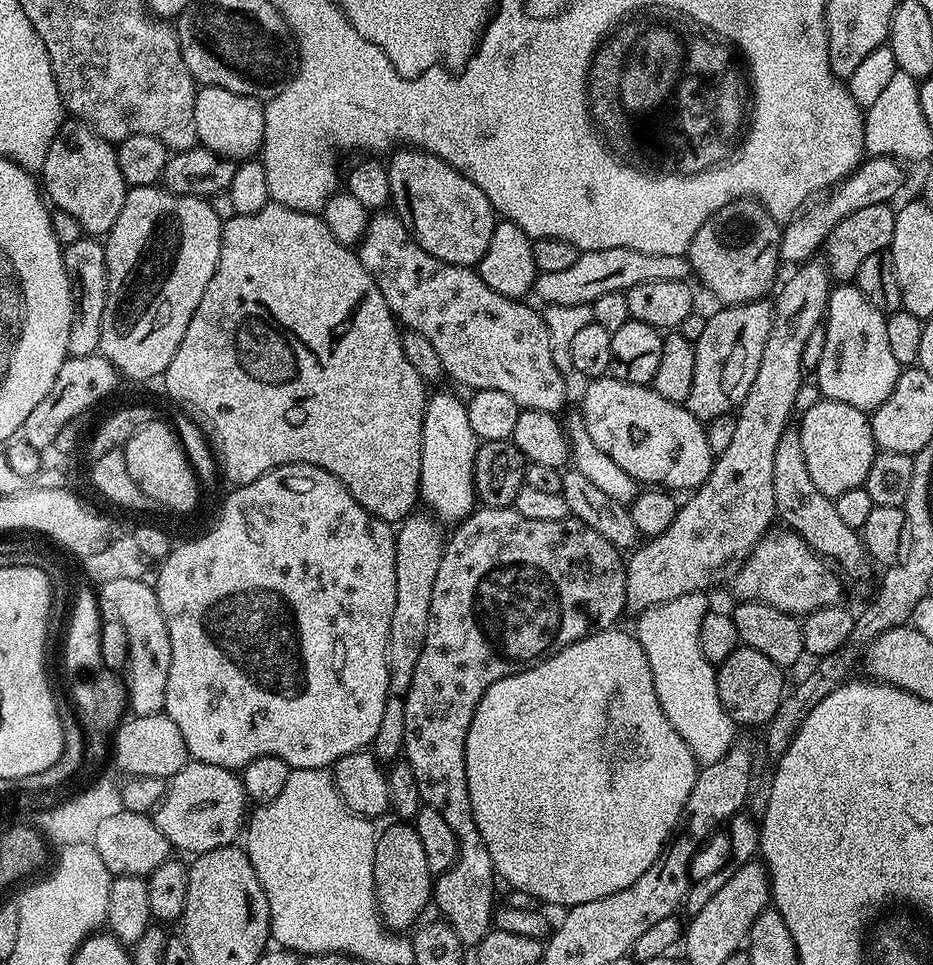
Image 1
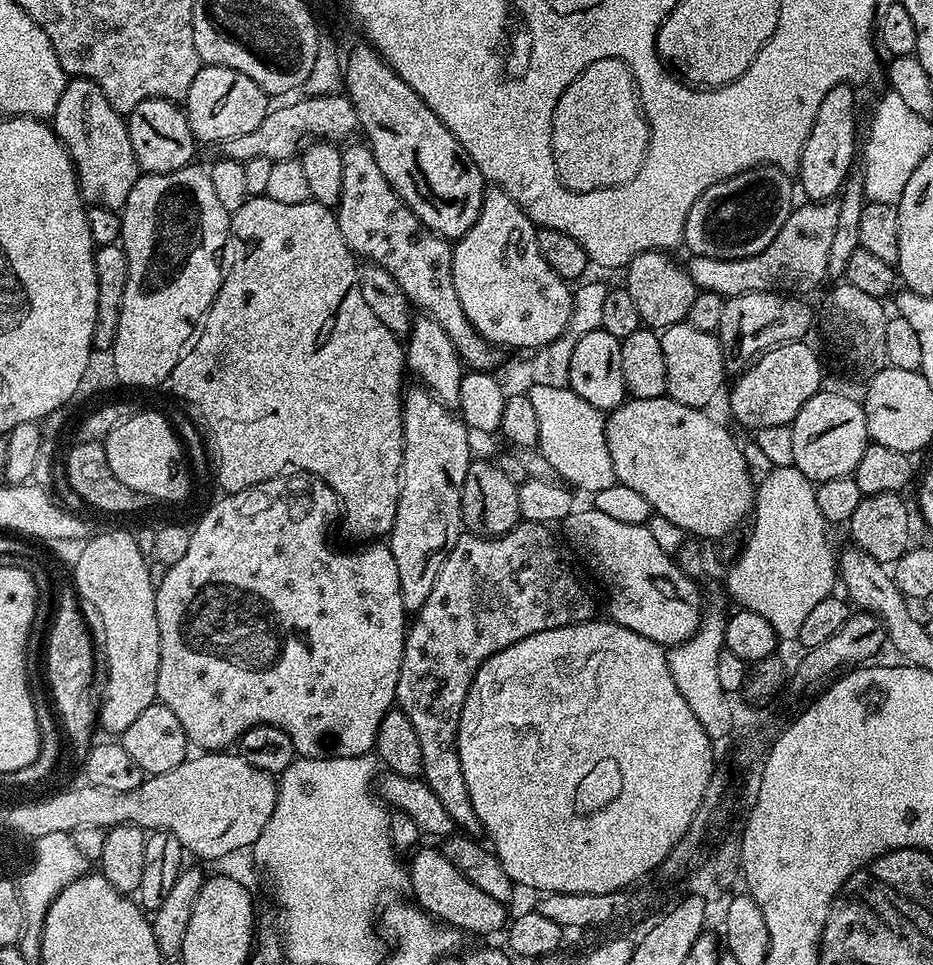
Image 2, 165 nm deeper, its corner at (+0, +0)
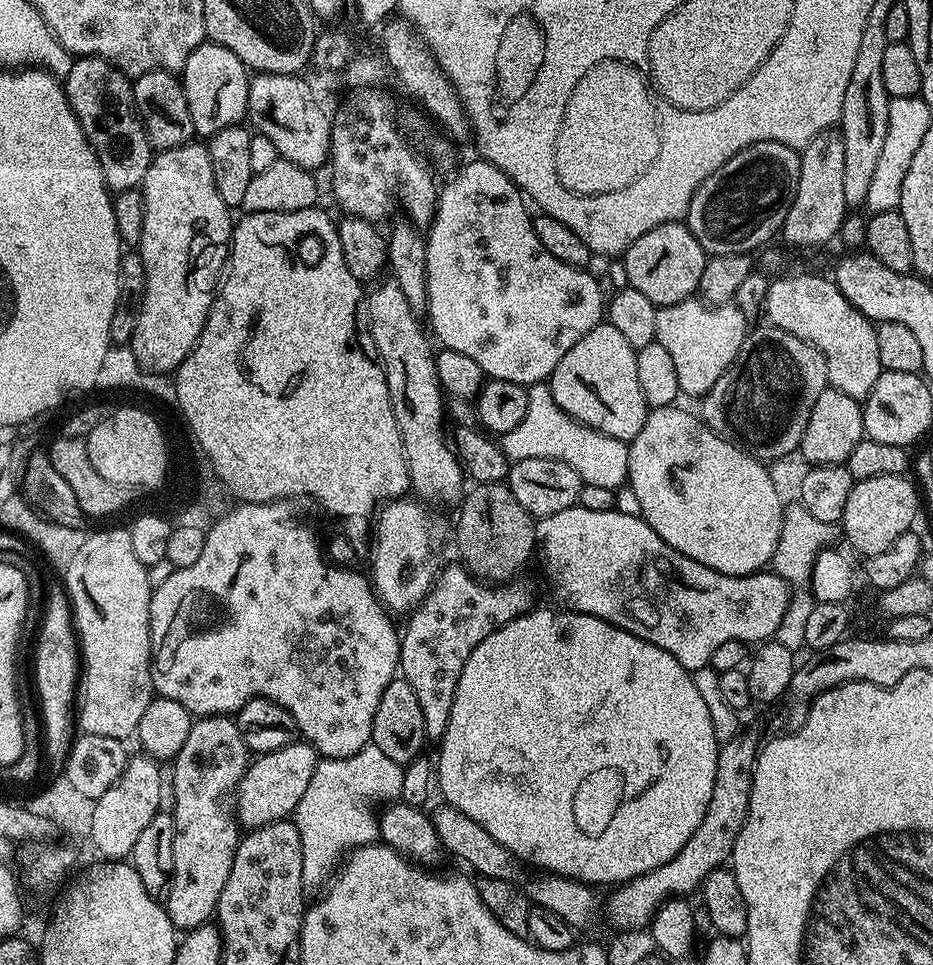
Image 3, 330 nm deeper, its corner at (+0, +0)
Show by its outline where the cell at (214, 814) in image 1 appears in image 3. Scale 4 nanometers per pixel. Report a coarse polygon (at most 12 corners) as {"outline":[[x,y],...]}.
{"outline":[[318,753],[257,755],[234,793],[241,829],[291,817]]}

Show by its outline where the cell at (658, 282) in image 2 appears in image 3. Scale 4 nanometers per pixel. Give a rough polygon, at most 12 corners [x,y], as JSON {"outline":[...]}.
{"outline":[[687,223],[622,253],[627,287],[662,308],[699,289],[708,253]]}

